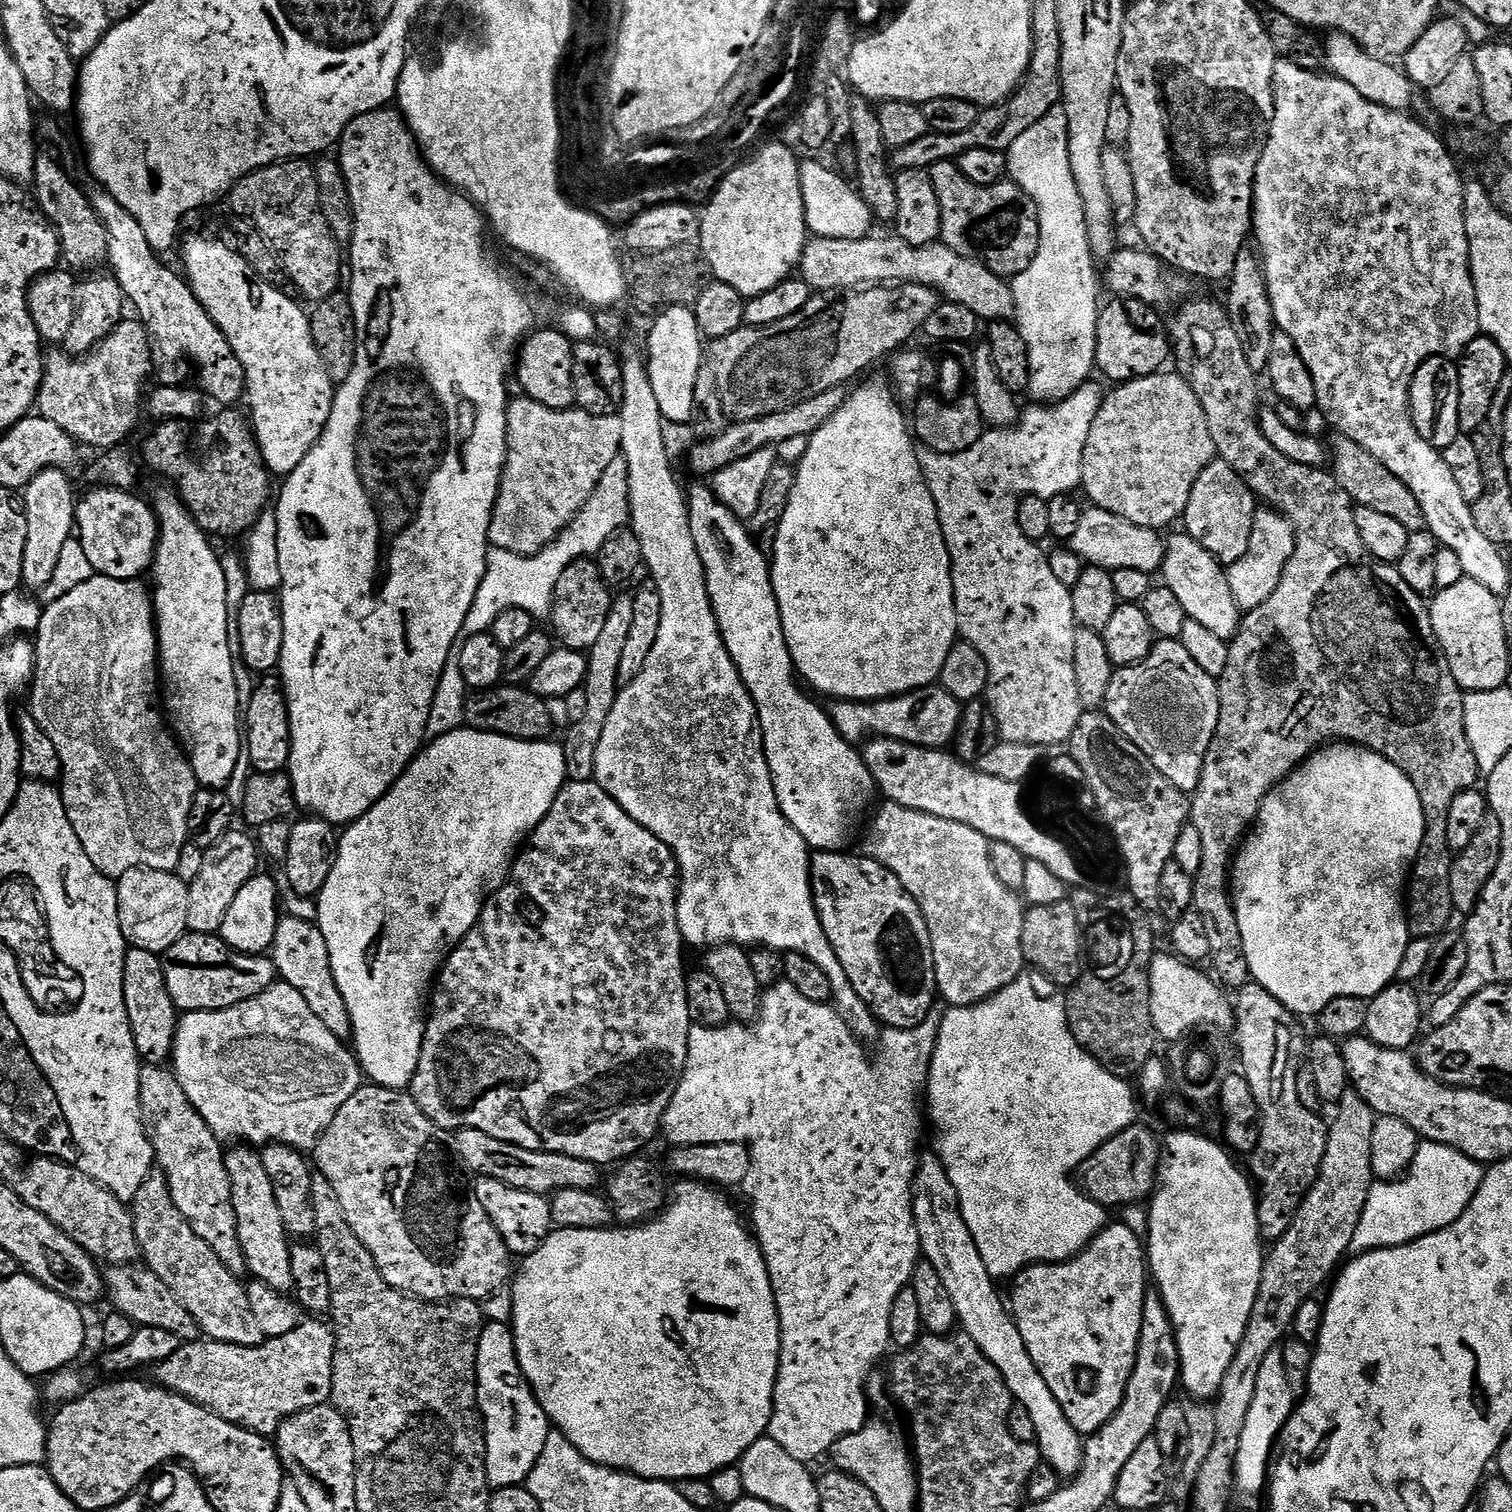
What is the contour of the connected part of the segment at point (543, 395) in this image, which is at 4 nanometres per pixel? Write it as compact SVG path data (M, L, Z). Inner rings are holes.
M555 327L542 328L524 337L514 360L515 379L520 379L521 393L527 399L554 410L571 408L576 404L573 341Z

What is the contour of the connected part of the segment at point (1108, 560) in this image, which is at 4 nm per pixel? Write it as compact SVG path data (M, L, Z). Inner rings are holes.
M1088 506L1080 513L1078 530L1074 530L1070 549L1085 565L1114 570L1142 570L1149 574L1161 571L1164 562L1165 541L1155 528L1134 526L1114 514L1095 506Z

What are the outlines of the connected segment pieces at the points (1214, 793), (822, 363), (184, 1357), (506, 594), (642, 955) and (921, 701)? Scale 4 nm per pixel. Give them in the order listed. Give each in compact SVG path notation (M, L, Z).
M1189 299L1187 302L1181 303L1179 307L1175 309L1176 317L1173 318L1172 324L1170 320L1170 344L1174 349L1174 368L1175 371L1180 373L1182 379L1188 381L1190 390L1194 390L1194 394L1198 394L1198 402L1202 402L1202 410L1206 414L1206 426L1210 426L1210 438L1214 442L1216 447L1216 454L1219 459L1224 460L1228 465L1230 465L1237 474L1242 478L1242 482L1246 482L1246 486L1252 491L1253 496L1256 497L1257 501L1263 502L1267 507L1285 515L1288 517L1288 521L1292 524L1293 530L1296 532L1296 549L1294 554L1290 558L1290 562L1286 562L1286 570L1282 570L1282 582L1278 582L1278 590L1274 590L1274 594L1270 594L1270 598L1266 598L1266 602L1262 602L1262 606L1251 609L1241 619L1240 628L1237 630L1235 636L1232 637L1228 645L1228 657L1226 658L1226 670L1220 677L1218 677L1218 683L1220 686L1220 713L1218 714L1218 730L1214 734L1214 738L1210 742L1210 750L1206 750L1206 758L1204 759L1204 765L1202 766L1202 774L1200 775L1200 781L1196 787L1195 792L1191 793L1190 796L1190 822L1194 826L1194 830L1198 830L1199 836L1202 838L1202 866L1198 866L1198 874L1193 879L1192 885L1194 886L1194 898L1192 899L1192 907L1198 914L1198 918L1202 918L1203 928L1206 930L1207 940L1210 941L1210 954L1207 958L1207 963L1212 964L1211 971L1214 973L1215 979L1219 981L1225 989L1228 990L1238 990L1243 984L1249 983L1250 973L1248 970L1248 963L1244 957L1244 947L1242 946L1242 936L1238 930L1238 922L1236 921L1236 911L1232 905L1232 893L1230 891L1230 869L1232 867L1232 862L1234 859L1234 853L1239 849L1242 841L1245 839L1246 833L1253 827L1256 815L1260 812L1260 807L1262 802L1268 796L1268 791L1271 788L1275 788L1285 776L1288 776L1297 768L1299 764L1304 763L1317 748L1327 745L1329 742L1351 742L1353 744L1358 744L1362 748L1368 748L1372 752L1376 752L1380 756L1384 756L1390 762L1394 762L1394 766L1398 766L1398 770L1402 770L1406 774L1406 778L1410 778L1410 782L1414 782L1414 790L1418 790L1418 798L1422 802L1422 814L1424 815L1424 837L1422 838L1422 846L1418 850L1416 855L1416 862L1412 865L1411 873L1406 881L1406 915L1408 918L1408 935L1412 938L1435 938L1445 931L1449 927L1448 919L1454 916L1454 909L1452 906L1452 899L1450 898L1450 870L1452 869L1452 858L1454 853L1450 850L1450 842L1446 842L1446 818L1450 815L1450 805L1454 803L1454 798L1458 798L1458 794L1462 794L1468 788L1477 787L1478 777L1481 775L1478 770L1478 762L1474 758L1474 750L1470 746L1470 742L1466 738L1466 726L1464 725L1464 697L1465 693L1458 686L1458 682L1454 678L1454 674L1450 670L1450 666L1446 662L1444 653L1440 651L1440 646L1436 642L1436 635L1432 629L1432 614L1429 605L1426 603L1425 597L1420 596L1414 590L1410 590L1410 586L1406 586L1406 582L1402 582L1402 574L1400 573L1399 567L1390 564L1381 564L1379 560L1373 560L1372 555L1364 549L1364 543L1362 538L1358 534L1358 526L1354 522L1354 505L1350 494L1346 494L1346 490L1342 490L1342 486L1338 486L1335 476L1332 475L1331 471L1325 470L1323 467L1311 468L1310 466L1302 466L1298 462L1290 462L1290 458L1286 458L1286 454L1278 454L1278 450L1274 450L1274 446L1270 446L1270 442L1266 442L1266 436L1262 434L1260 429L1260 421L1258 419L1258 403L1256 404L1256 380L1258 380L1257 373L1250 370L1250 362L1246 362L1246 354L1242 350L1242 342L1238 342L1238 334L1234 334L1234 326L1228 321L1228 314L1223 303L1215 304L1212 300L1192 300Z
M904 284L901 286L868 286L863 290L837 290L835 292L816 292L798 310L798 314L790 314L790 318L782 318L782 322L774 322L770 326L761 328L749 328L747 326L734 330L734 334L726 334L726 338L718 338L711 341L706 348L706 360L710 365L713 376L716 377L716 385L720 391L720 410L729 421L739 422L741 420L757 420L770 414L778 414L778 410L790 410L790 406L798 406L798 402L806 402L806 398L815 398L826 390L844 388L847 380L855 381L859 372L867 370L871 364L876 364L880 359L891 357L901 351L904 344L915 333L916 335L923 329L923 326L930 318L931 311L935 310L940 303L939 293L935 289L922 286L921 284Z
M308 1318L286 1334L265 1339L252 1348L223 1344L207 1338L181 1343L180 1349L170 1354L166 1362L155 1365L154 1380L159 1387L168 1388L171 1392L192 1400L198 1406L208 1408L226 1422L257 1432L262 1437L272 1438L275 1437L281 1420L331 1401L332 1362L335 1349L335 1331L323 1319Z
M618 455L606 470L602 470L602 478L598 478L598 486L594 494L586 502L586 506L576 515L568 527L560 531L560 536L552 544L547 544L536 556L519 556L510 554L510 550L489 547L486 574L478 586L478 594L474 594L474 602L470 606L470 614L466 614L466 622L460 631L461 637L482 634L491 629L494 618L502 614L502 610L521 608L534 618L547 617L552 610L554 586L558 586L558 578L562 578L562 570L575 560L595 558L602 546L629 523L628 507L630 506L630 490L628 471L624 457Z
M595 779L573 780L565 783L558 794L558 798L554 798L554 806L550 806L550 810L544 815L542 823L530 833L522 851L517 855L512 865L508 883L503 884L497 892L493 892L484 901L478 922L461 938L460 943L448 953L444 966L438 973L438 983L430 993L430 1007L426 1012L424 1041L418 1058L418 1070L414 1074L410 1085L411 1096L416 1099L416 1105L424 1111L426 1118L430 1118L437 1127L443 1130L455 1130L457 1128L482 1130L482 1134L490 1134L490 1138L498 1138L502 1142L510 1142L514 1146L522 1146L526 1150L566 1154L570 1158L582 1158L586 1162L597 1166L612 1163L612 1165L615 1165L617 1162L623 1162L643 1153L640 1151L661 1131L664 1115L670 1106L670 1098L674 1098L674 1090L684 1073L686 1058L688 1057L688 1039L690 1038L690 1030L694 1026L687 1005L687 979L686 971L684 972L686 945L678 926L677 891L676 855L672 853L670 848L667 848L654 834L650 834L650 830L646 830L641 824L634 822L634 818L630 818L630 814L626 814L626 810L622 810L622 806L618 806L615 798L601 784L597 784Z
M958 642L950 650L946 666L942 666L938 684L918 688L914 692L904 692L901 696L887 696L884 700L835 701L831 705L833 708L830 708L832 724L842 734L842 738L853 746L879 738L906 742L919 748L947 749L955 741L956 732L960 728L961 702L981 699L988 691L988 667L982 654L978 654L974 646Z

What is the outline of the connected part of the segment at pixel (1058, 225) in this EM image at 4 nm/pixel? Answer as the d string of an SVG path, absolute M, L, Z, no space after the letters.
M1062 104L1055 106L1045 118L1030 126L1008 148L1007 173L1012 183L1017 184L1034 201L1040 219L1040 241L1034 262L1011 281L1014 298L1014 323L1028 347L1030 354L1030 382L1028 392L1033 401L1040 404L1057 404L1089 383L1091 372L1096 368L1096 323L1100 317L1101 301L1096 301L1098 272L1092 269L1094 253L1088 241L1088 219L1074 186L1074 174L1070 170L1069 122Z

